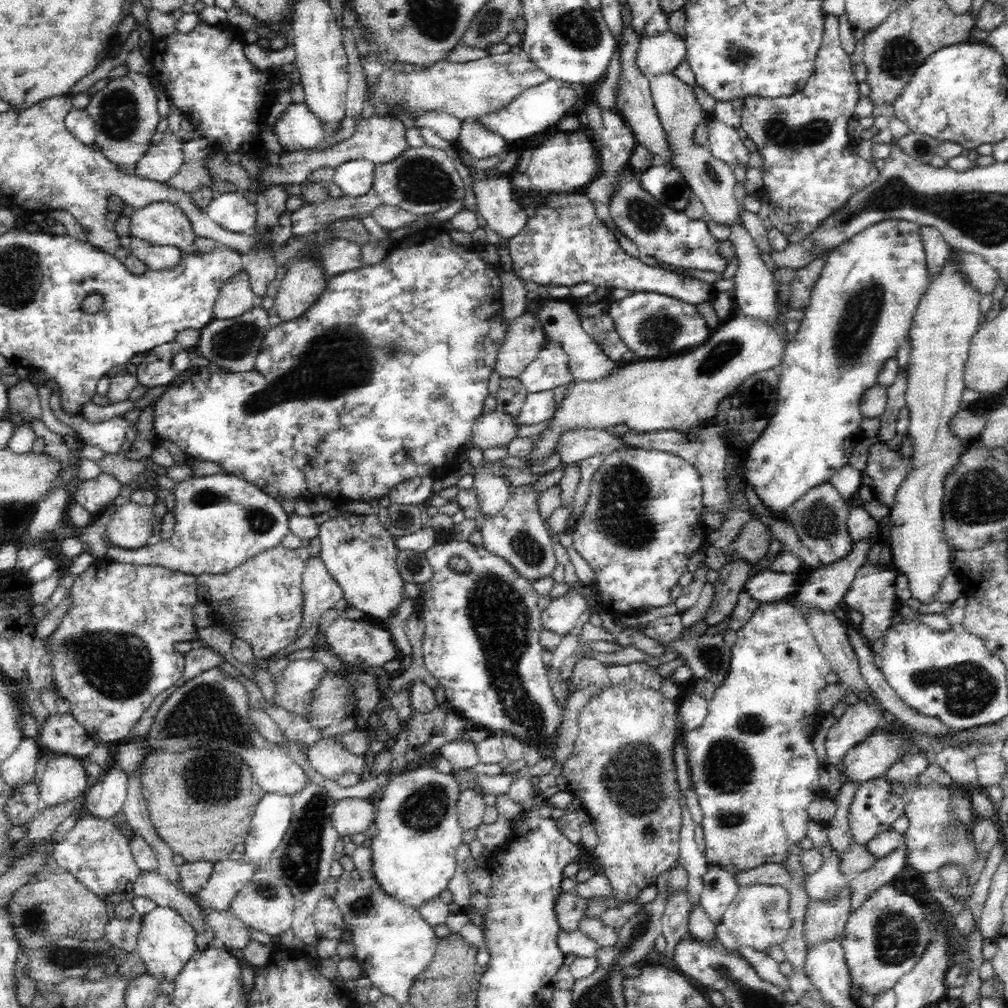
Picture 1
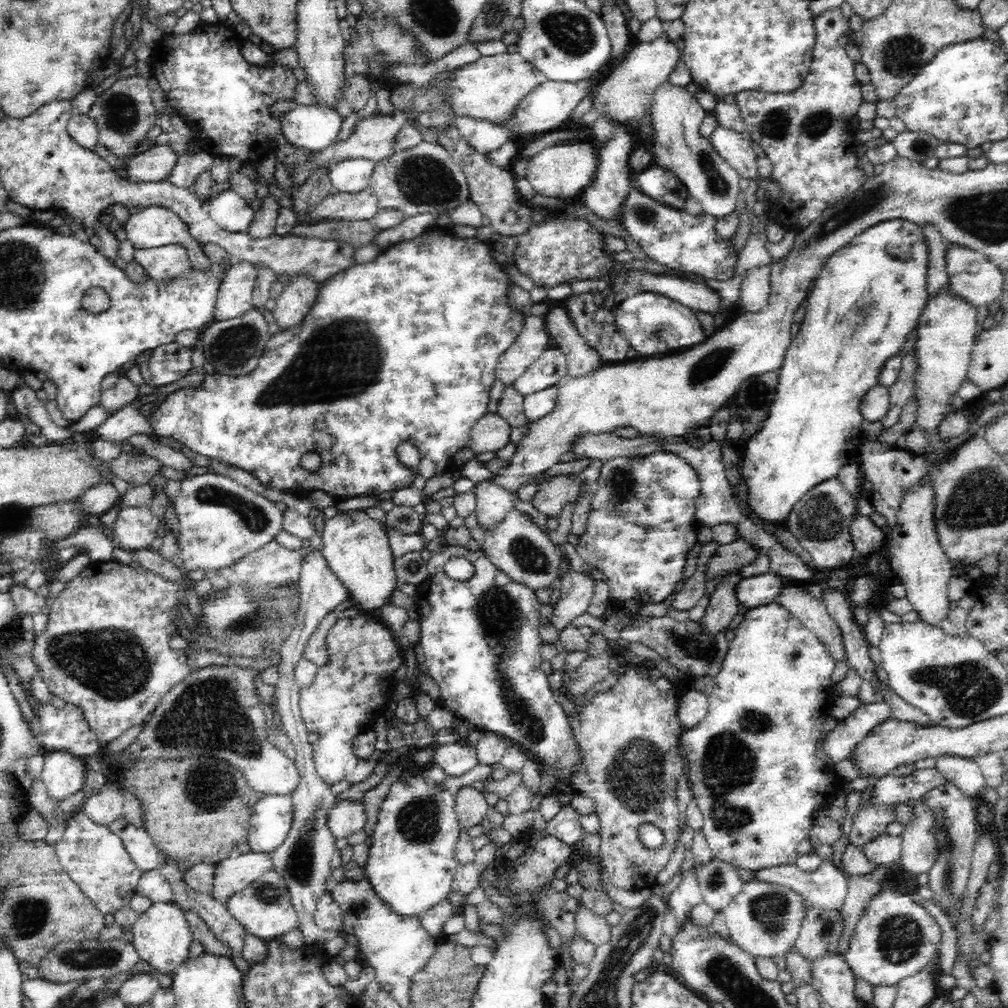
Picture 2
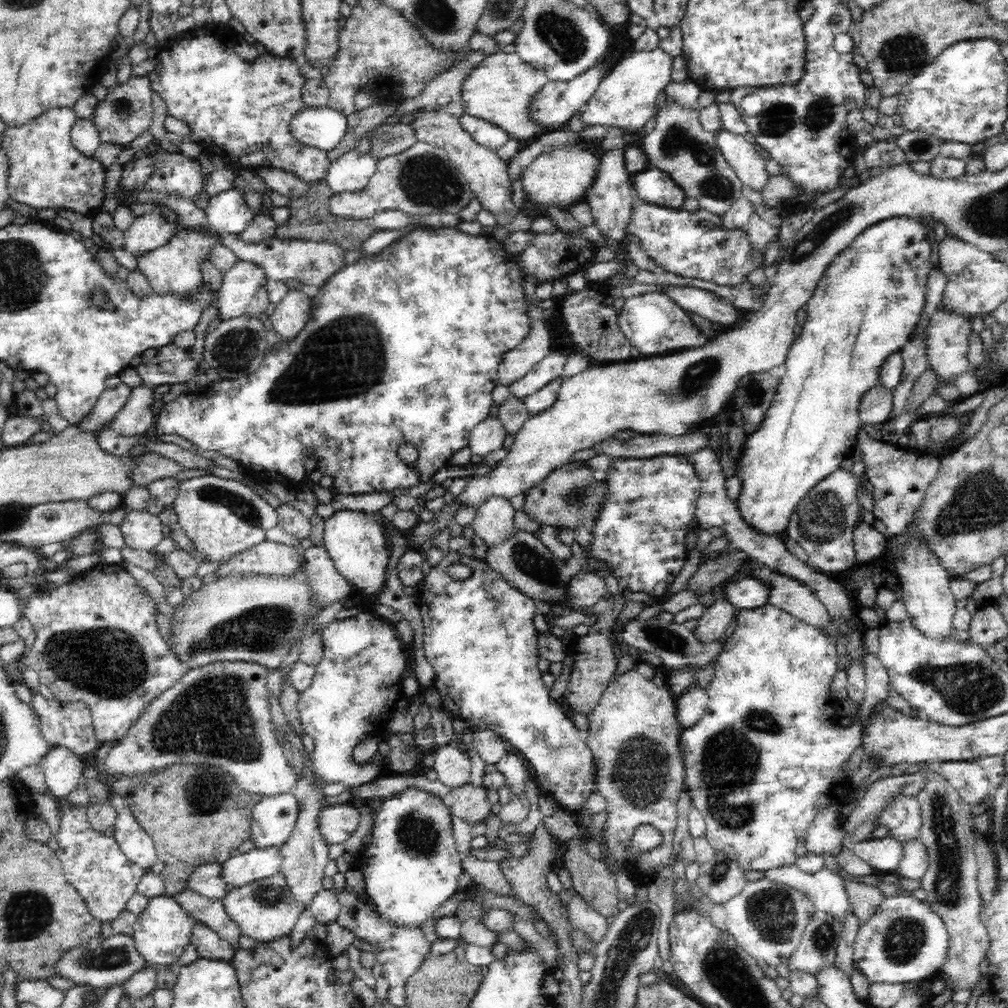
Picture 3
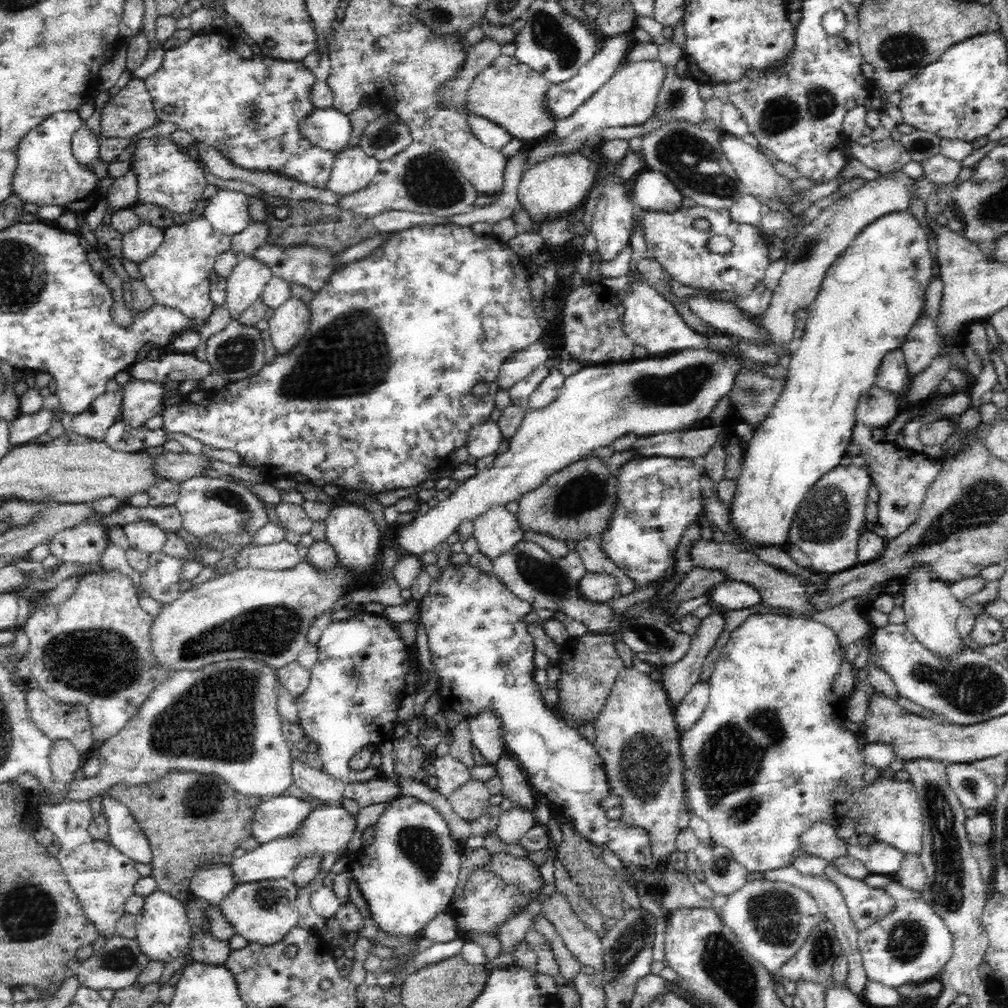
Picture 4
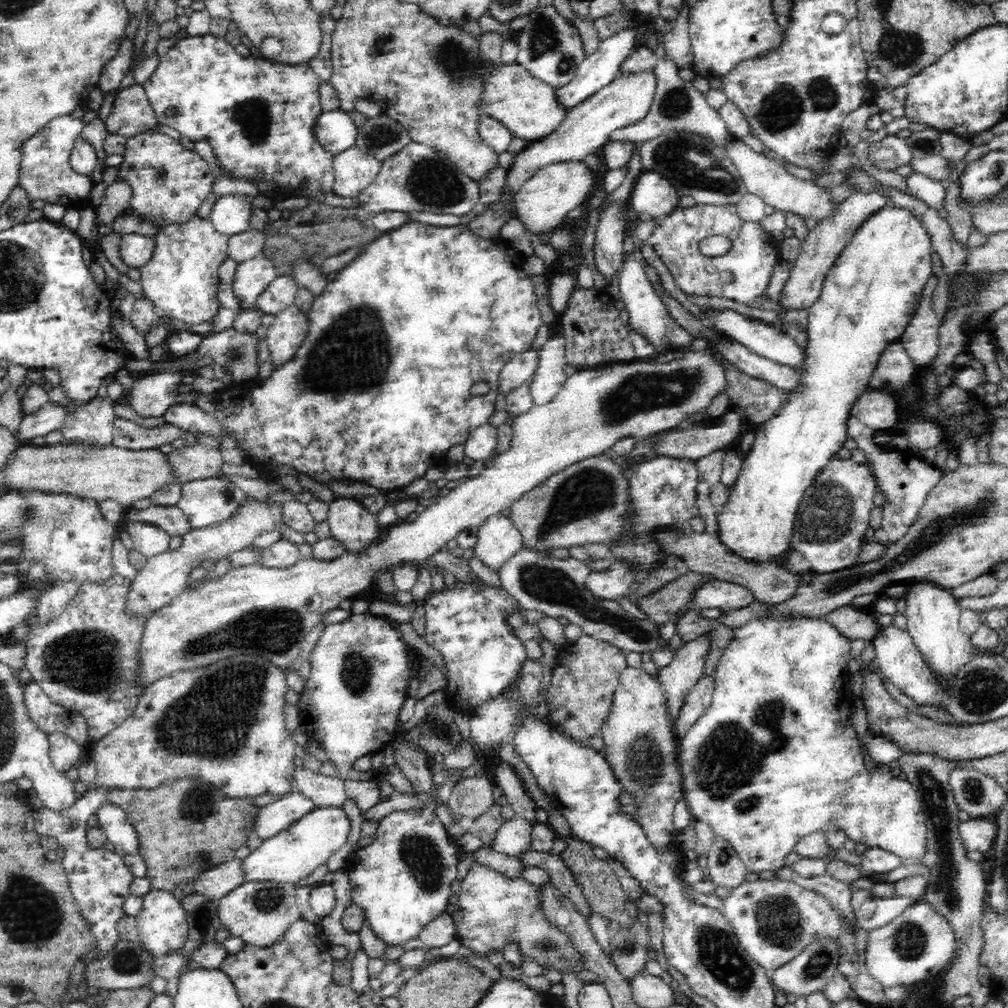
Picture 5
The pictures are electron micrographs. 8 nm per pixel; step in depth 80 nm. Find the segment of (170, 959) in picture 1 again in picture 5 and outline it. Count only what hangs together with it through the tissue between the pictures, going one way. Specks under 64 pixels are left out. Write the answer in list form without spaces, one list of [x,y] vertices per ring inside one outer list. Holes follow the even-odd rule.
[[[150,889],[143,896],[142,910],[137,916],[139,941],[154,958],[168,956],[184,946],[188,938],[189,926],[185,908],[174,894],[166,890]]]

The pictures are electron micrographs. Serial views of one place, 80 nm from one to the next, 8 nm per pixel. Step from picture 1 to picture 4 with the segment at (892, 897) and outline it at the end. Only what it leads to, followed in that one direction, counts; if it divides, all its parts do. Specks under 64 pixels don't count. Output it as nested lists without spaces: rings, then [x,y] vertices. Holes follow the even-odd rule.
[[[923,899],[897,901],[894,912],[858,932],[858,949],[867,978],[885,987],[920,984],[937,978],[953,952],[953,936],[944,919]]]

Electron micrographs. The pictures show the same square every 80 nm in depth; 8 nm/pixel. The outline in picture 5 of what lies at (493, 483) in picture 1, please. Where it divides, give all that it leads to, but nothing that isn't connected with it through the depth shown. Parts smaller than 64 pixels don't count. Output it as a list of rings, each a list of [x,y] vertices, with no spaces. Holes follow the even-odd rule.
[[[500,512],[492,514],[478,527],[478,538],[474,556],[494,572],[512,558],[522,547],[521,532],[509,516]]]

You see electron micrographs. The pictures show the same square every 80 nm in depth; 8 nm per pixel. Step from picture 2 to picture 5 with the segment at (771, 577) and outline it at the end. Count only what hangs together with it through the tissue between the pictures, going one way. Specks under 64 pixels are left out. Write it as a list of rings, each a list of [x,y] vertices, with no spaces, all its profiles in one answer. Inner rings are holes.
[[[718,579],[709,580],[707,583],[703,582],[699,589],[693,592],[693,597],[691,598],[692,604],[698,609],[702,608],[721,608],[724,611],[736,610],[737,608],[744,608],[754,602],[755,598],[750,592],[749,588],[745,586],[740,586],[739,584],[733,582],[726,582]]]

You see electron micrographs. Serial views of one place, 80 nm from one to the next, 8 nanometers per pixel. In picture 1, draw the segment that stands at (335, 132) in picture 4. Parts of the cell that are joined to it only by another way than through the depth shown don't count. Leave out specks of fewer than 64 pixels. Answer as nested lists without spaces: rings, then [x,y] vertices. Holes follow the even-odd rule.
[[[292,102],[274,123],[283,152],[308,150],[326,138],[326,130],[304,102]]]

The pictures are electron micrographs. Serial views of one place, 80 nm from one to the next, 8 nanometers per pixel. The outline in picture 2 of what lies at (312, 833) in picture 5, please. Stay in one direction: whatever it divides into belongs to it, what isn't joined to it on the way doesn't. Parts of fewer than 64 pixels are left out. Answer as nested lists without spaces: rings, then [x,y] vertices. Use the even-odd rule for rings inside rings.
[[[340,800],[328,812],[328,829],[334,838],[346,838],[364,829],[367,817],[362,802]],[[249,851],[236,858],[225,858],[215,866],[214,880],[207,896],[219,904],[226,904],[238,891],[244,890],[264,872],[272,871],[274,863],[270,853]]]

